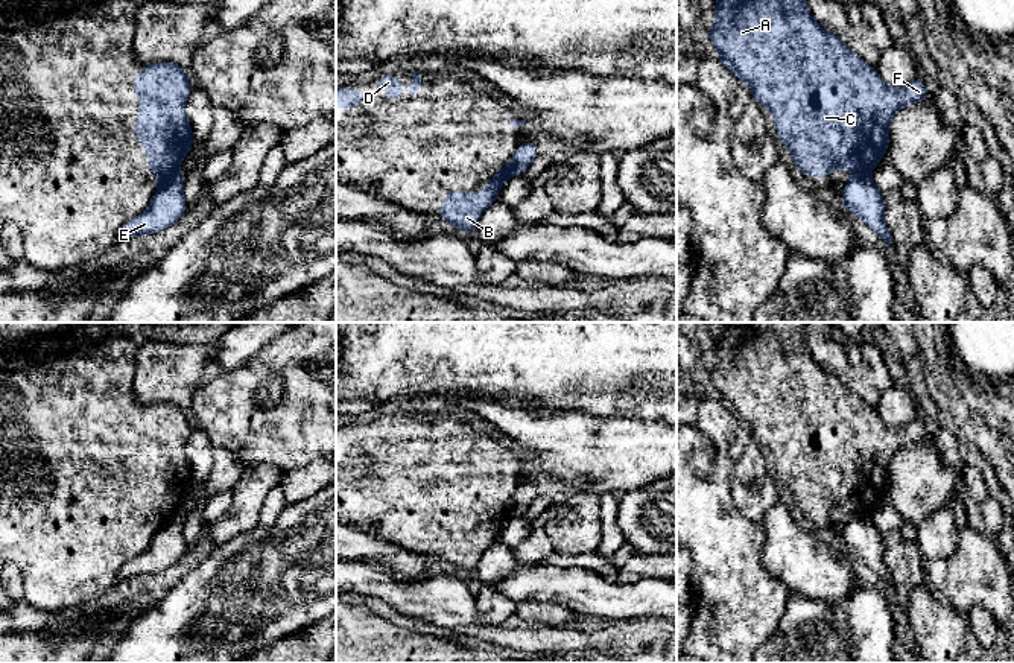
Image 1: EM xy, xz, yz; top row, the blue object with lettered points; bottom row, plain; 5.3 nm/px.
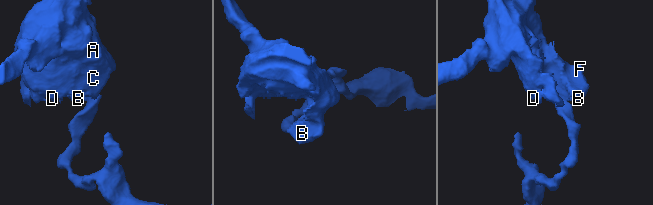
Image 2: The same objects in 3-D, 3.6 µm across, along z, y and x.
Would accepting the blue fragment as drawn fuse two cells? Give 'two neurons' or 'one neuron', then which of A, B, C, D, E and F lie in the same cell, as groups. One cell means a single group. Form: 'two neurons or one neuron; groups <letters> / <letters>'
two neurons; groups A B C D F / E

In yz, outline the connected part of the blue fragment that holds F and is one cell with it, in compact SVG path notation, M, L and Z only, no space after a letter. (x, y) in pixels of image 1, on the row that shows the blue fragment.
M716 0L715 26L704 36L713 41L722 64L772 113L778 140L789 149L801 173L813 175L816 182L835 169L856 170L857 176L870 178L886 154L889 123L895 113L929 96L918 78L902 88L886 87L876 67L850 52L836 33L810 17L806 0Z

